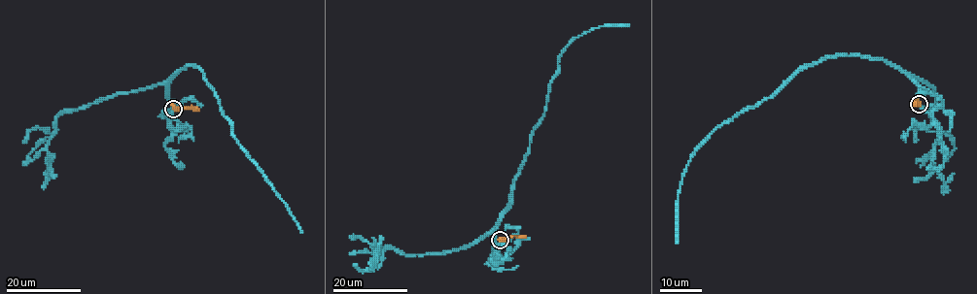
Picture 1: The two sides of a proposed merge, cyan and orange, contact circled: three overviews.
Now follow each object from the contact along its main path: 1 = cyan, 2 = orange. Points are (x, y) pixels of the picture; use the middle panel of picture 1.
1: (500, 241), (493, 255), (498, 260), (494, 229), (545, 107), (557, 59), (583, 33), (628, 24)
2: (500, 240), (513, 236), (526, 238)

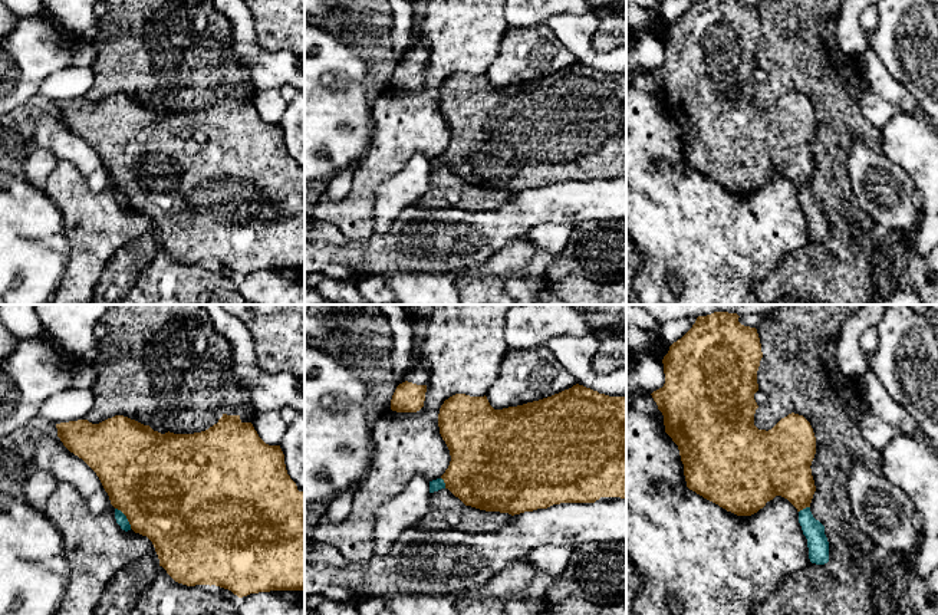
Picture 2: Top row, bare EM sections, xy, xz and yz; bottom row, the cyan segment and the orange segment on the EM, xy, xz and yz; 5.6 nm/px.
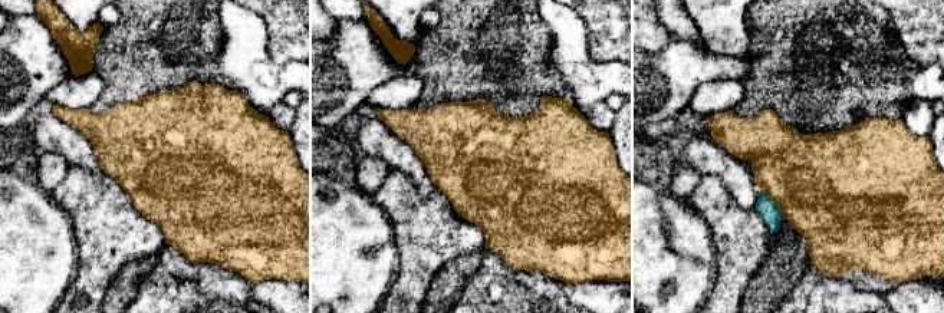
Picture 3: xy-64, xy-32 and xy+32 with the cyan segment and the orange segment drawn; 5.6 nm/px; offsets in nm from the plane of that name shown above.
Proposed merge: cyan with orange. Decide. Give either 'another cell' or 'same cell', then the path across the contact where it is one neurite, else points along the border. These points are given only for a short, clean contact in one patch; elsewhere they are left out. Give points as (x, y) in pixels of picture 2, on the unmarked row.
another cell; border along xy (115, 186), (125, 194), (131, 206)

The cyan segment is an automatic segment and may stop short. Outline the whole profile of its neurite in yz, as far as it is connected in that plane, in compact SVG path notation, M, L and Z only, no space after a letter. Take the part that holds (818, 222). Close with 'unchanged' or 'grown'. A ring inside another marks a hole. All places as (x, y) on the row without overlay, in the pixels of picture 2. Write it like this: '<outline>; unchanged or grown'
M810 185L799 190L799 201L802 204L803 213L807 217L810 240L816 243L827 241L829 220L825 213L825 204L813 195Z; unchanged

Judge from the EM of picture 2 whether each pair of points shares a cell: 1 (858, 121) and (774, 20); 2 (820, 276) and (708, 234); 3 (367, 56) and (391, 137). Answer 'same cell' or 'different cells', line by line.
1: same cell
2: different cells
3: different cells

